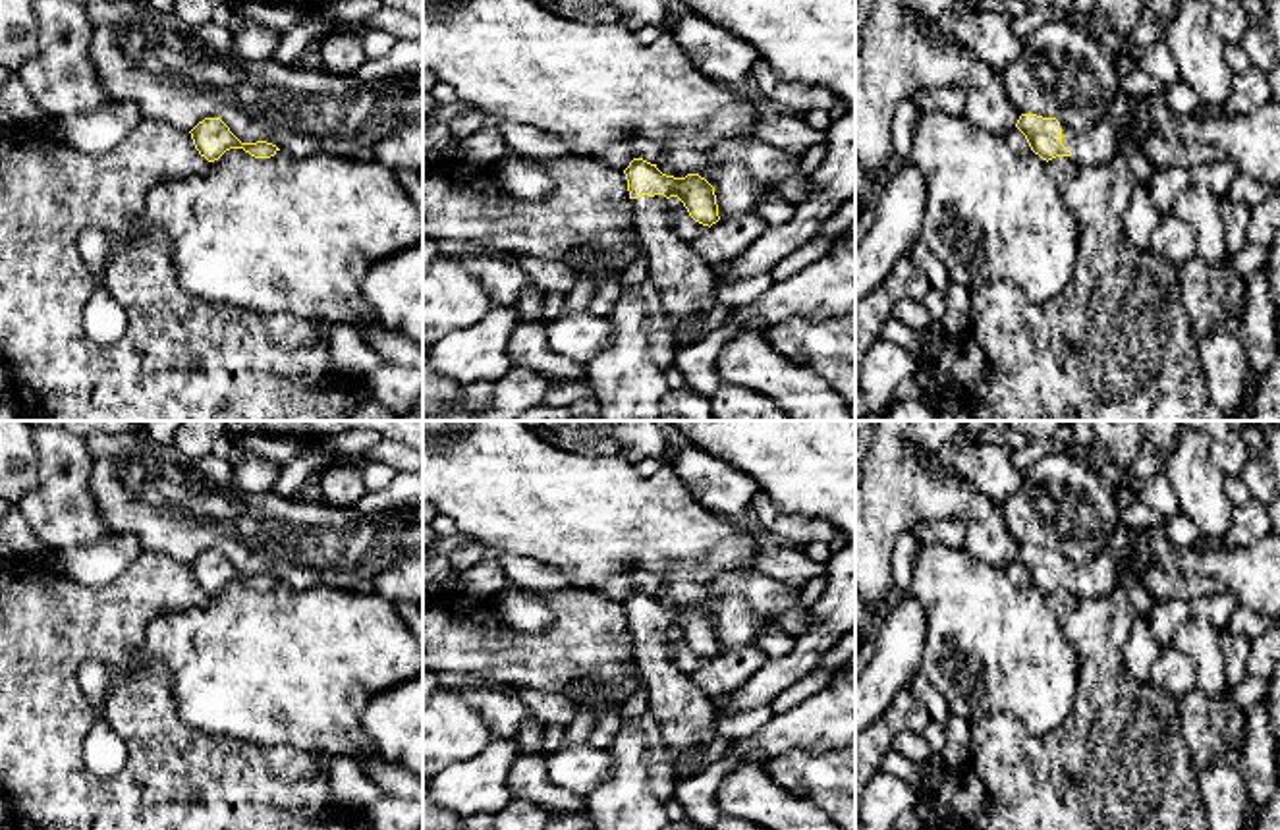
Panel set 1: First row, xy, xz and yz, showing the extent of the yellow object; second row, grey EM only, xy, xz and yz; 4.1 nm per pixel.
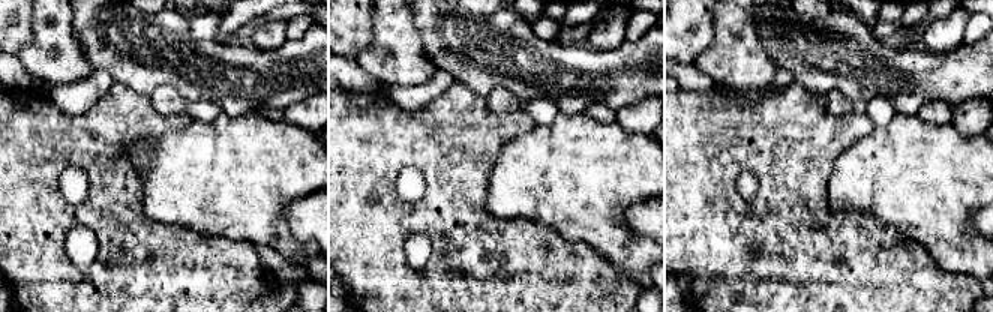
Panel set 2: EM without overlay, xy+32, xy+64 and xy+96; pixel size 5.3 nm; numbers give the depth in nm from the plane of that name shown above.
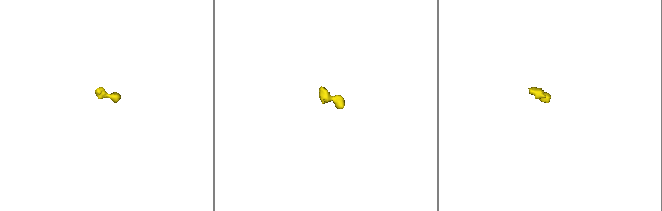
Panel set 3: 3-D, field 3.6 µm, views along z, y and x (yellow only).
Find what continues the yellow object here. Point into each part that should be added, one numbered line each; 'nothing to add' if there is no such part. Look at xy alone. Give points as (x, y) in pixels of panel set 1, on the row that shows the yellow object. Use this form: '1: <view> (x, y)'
nothing to add

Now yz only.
1: yz (896, 55)
2: yz (1111, 136)

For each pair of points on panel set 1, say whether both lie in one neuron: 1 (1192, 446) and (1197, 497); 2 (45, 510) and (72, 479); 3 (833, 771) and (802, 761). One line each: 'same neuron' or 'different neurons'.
1: same neuron
2: same neuron
3: same neuron

